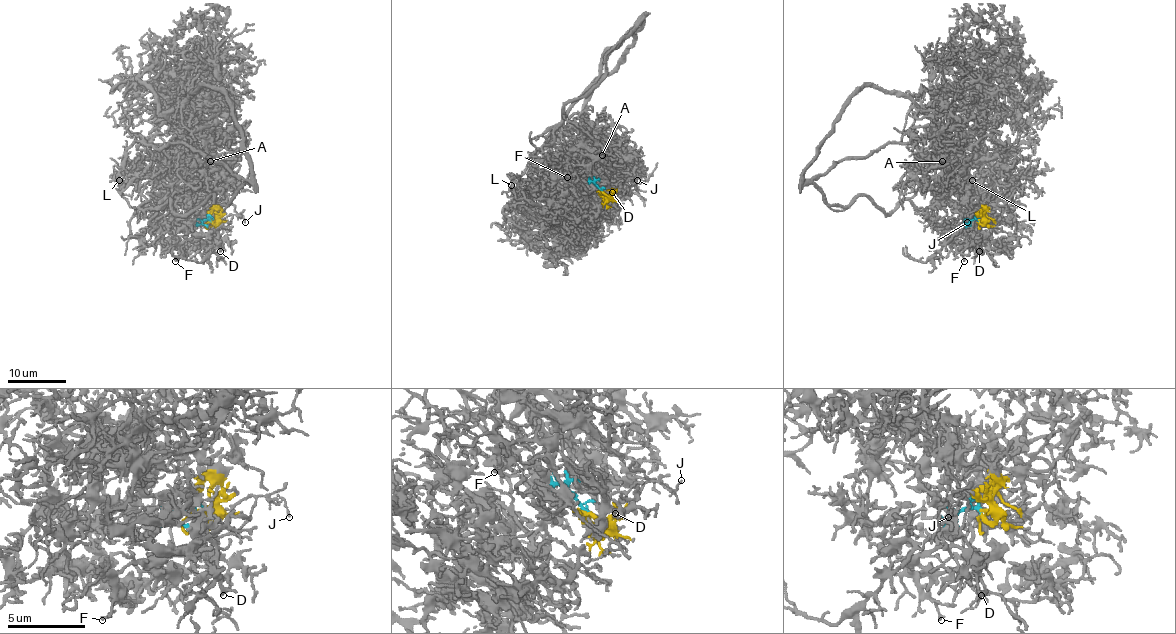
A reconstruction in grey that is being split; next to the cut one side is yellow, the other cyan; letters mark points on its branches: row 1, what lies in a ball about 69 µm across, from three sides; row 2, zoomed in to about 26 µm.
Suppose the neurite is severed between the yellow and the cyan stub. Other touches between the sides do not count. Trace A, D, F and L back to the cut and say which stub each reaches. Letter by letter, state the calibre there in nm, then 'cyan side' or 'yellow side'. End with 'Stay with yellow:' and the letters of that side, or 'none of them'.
A: 180 nm | yellow side
D: 140 nm | cyan side
F: 180 nm | cyan side
L: 90 nm | yellow side
Stay with yellow: A, L

